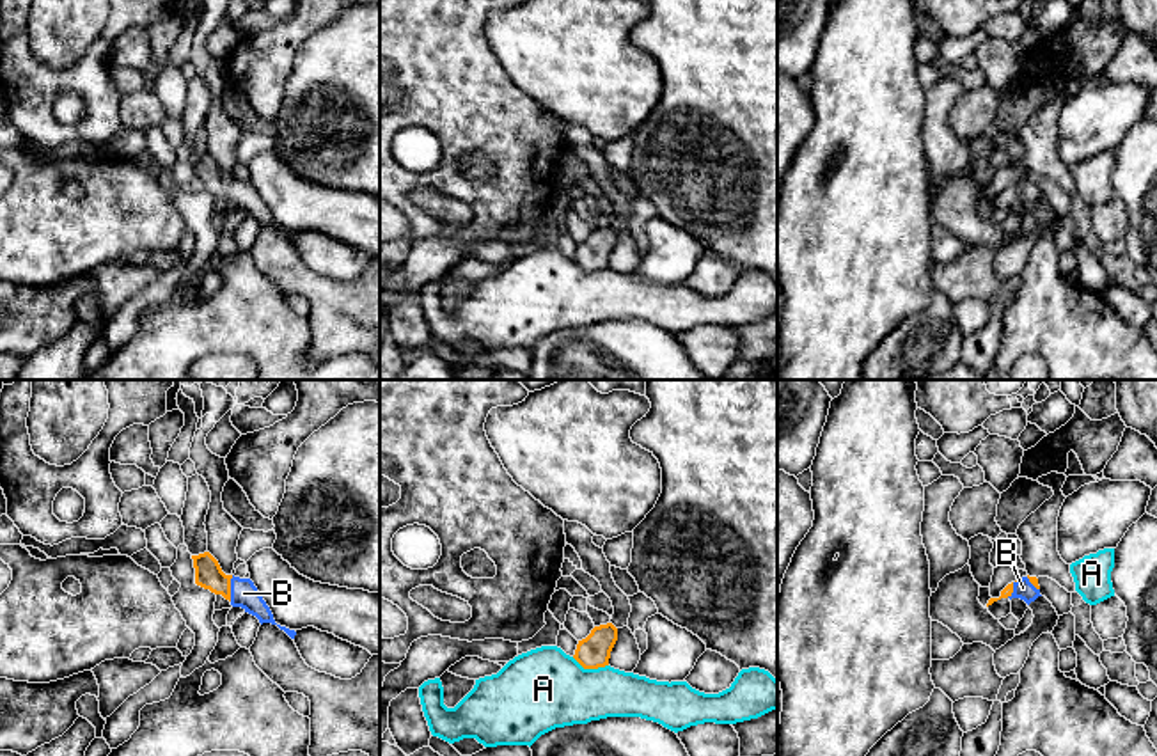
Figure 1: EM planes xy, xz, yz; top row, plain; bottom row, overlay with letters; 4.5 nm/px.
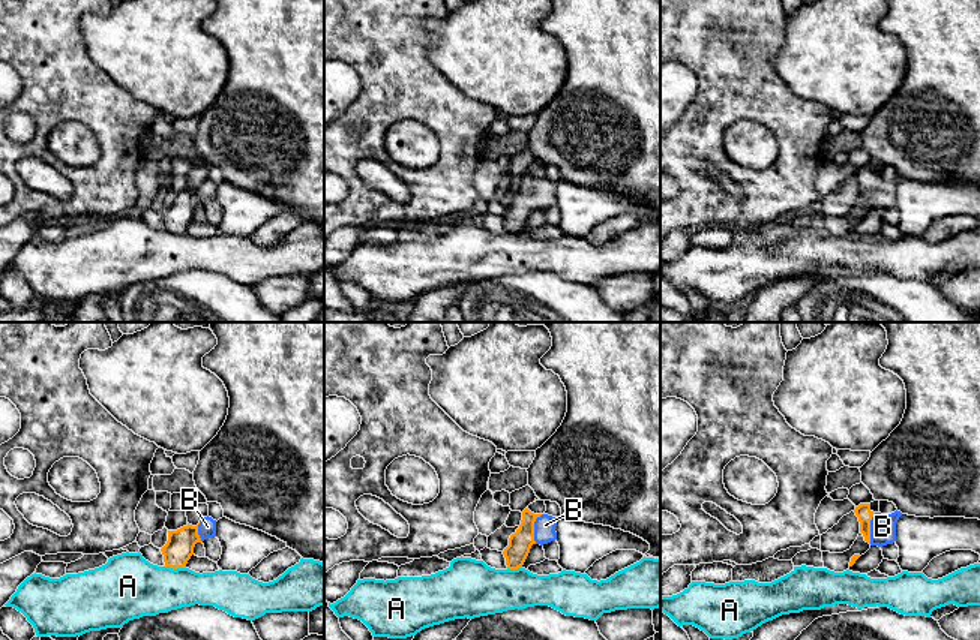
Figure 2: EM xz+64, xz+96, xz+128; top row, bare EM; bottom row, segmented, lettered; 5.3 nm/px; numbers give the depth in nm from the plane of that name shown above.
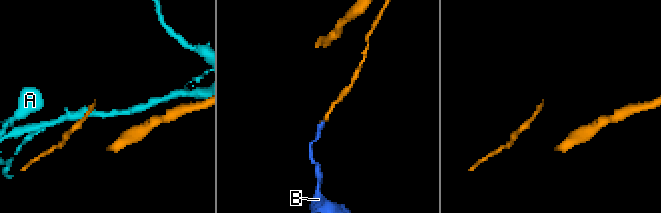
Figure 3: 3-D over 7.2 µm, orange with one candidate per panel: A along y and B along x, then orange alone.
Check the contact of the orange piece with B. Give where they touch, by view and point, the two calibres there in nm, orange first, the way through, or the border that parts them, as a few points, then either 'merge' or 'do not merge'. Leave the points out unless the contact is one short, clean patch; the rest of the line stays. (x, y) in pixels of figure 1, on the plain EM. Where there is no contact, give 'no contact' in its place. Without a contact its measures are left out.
contact xy (229, 190); calibres 130 and 120 nm; way xy (208, 176), (229, 190), (243, 196); merge

